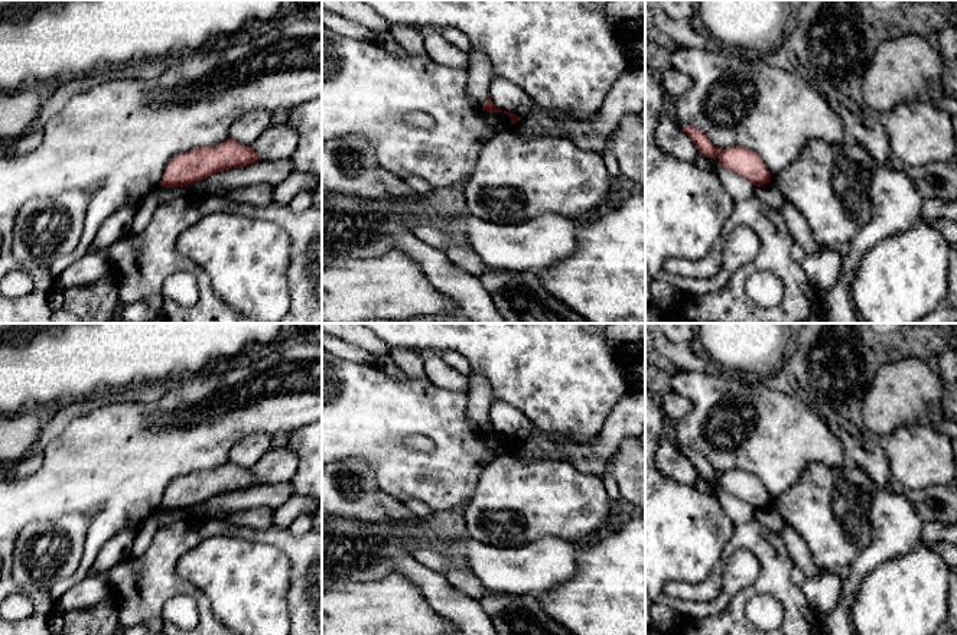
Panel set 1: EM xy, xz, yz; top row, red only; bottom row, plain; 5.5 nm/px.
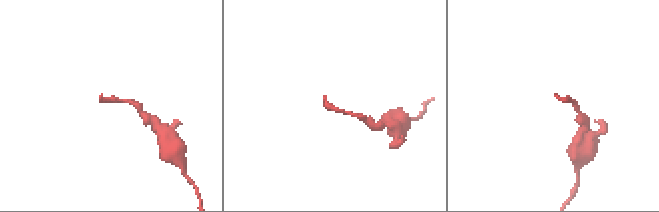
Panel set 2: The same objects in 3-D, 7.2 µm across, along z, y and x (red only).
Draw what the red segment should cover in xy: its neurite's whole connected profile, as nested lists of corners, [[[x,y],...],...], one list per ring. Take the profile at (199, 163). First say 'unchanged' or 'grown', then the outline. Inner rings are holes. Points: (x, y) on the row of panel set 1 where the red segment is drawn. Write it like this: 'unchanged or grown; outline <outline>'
unchanged; outline [[[231,139],[211,147],[198,147],[169,160],[160,180],[163,188],[186,186],[218,172],[258,162],[251,146]]]

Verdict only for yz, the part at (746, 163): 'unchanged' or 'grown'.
unchanged

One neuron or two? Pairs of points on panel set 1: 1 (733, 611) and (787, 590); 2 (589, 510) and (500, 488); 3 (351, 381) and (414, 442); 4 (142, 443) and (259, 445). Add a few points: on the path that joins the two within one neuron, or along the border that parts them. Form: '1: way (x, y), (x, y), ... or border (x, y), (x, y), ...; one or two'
1: way (745, 598), (757, 588), (774, 588); one
2: way (567, 504), (556, 500), (521, 500); one
3: border (404, 442), (414, 449), (430, 450), (433, 448); two
4: border (266, 433), (241, 438), (227, 461); two

